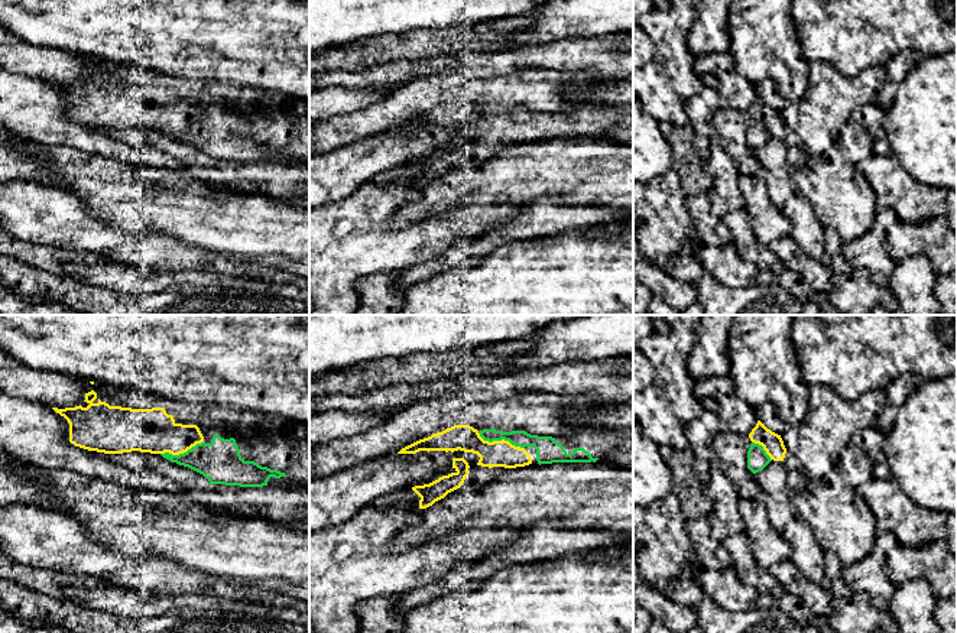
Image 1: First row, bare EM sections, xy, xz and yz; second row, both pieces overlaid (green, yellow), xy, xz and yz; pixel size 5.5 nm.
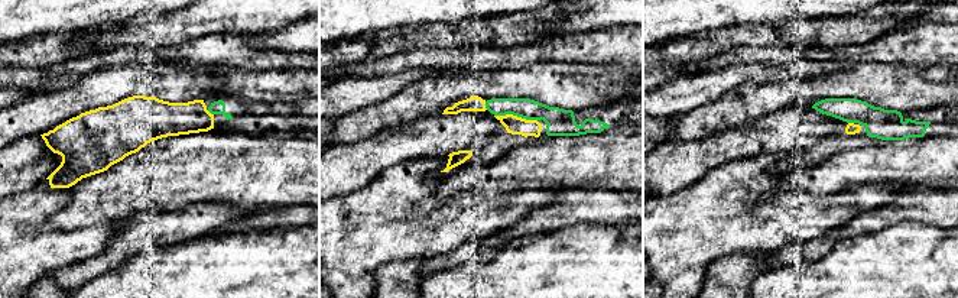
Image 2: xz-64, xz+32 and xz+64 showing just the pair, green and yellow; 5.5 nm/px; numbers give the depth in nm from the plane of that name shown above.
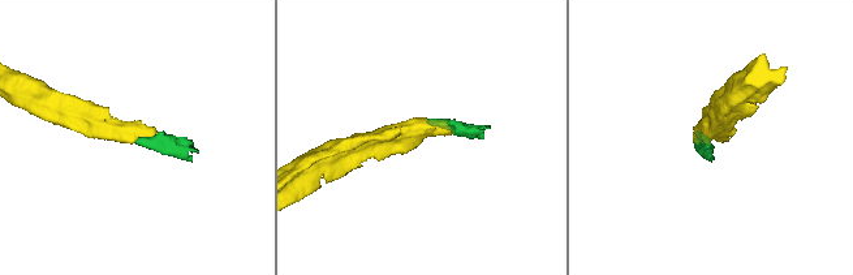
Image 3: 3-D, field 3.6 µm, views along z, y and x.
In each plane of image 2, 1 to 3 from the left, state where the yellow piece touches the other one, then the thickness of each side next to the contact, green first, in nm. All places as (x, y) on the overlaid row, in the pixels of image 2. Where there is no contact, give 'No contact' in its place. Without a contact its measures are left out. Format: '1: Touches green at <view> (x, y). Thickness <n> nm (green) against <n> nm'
1: Touches green at xz-64 (210, 112). Thickness 80 nm (green) against 190 nm
2: Touches green at xz+32 (516, 115). Thickness 150 nm (green) against 100 nm
3: Touches green at xz+64 (851, 122). Thickness 180 nm (green) against 60 nm

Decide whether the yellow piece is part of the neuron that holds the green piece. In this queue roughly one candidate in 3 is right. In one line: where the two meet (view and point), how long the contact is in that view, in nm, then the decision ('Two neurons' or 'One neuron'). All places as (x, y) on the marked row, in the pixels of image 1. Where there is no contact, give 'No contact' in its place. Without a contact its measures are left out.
Touches green at xz (500, 440). Shared border 280 nm. One neuron

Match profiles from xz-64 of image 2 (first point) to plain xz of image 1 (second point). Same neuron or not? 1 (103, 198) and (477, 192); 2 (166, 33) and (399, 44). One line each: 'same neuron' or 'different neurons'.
1: same neuron
2: different neurons

